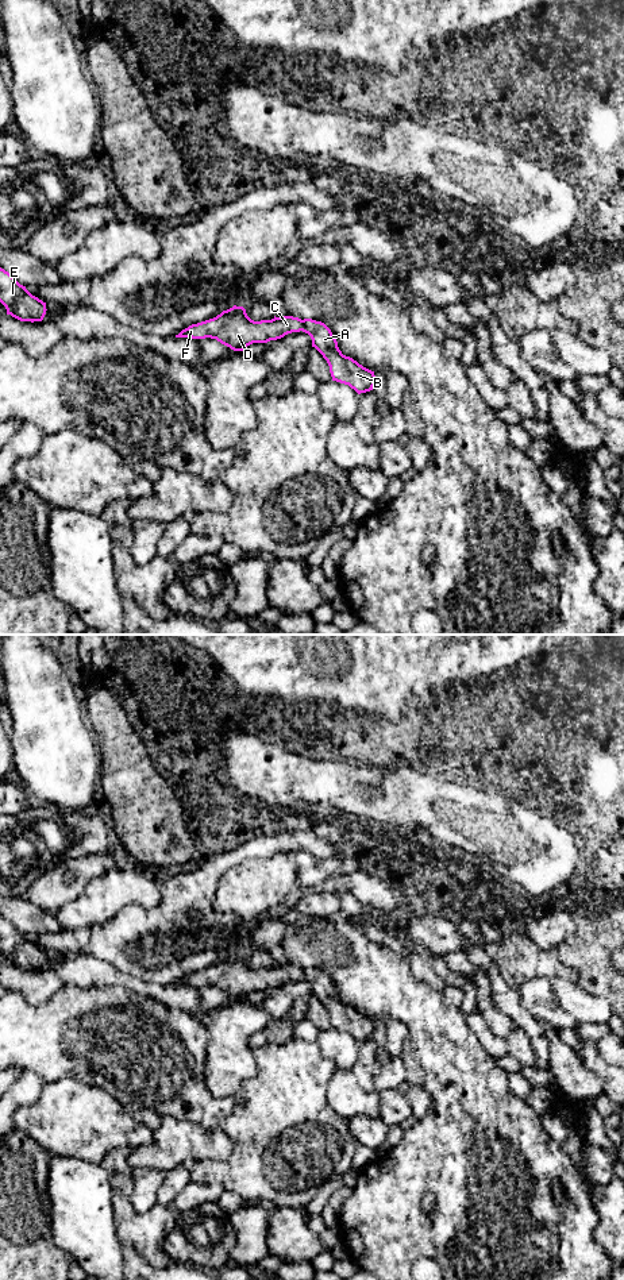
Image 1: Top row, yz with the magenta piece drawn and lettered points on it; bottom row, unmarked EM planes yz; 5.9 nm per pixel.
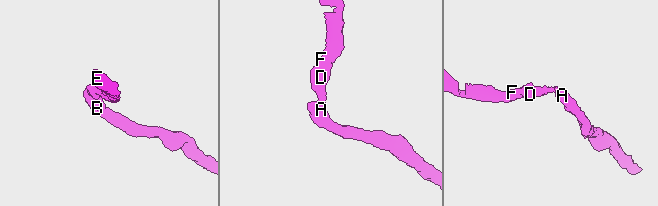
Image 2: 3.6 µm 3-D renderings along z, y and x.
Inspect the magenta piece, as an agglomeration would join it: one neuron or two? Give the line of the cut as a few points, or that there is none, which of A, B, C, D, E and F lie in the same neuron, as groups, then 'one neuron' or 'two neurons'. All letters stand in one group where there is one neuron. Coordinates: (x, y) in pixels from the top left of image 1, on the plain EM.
cut none; groups A B C D E F; one neuron

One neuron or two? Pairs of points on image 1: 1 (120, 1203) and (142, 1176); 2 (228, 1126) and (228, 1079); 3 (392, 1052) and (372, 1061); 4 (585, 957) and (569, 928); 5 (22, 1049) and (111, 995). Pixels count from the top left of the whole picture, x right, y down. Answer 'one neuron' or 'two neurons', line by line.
1: two neurons
2: two neurons
3: two neurons
4: two neurons
5: one neuron

